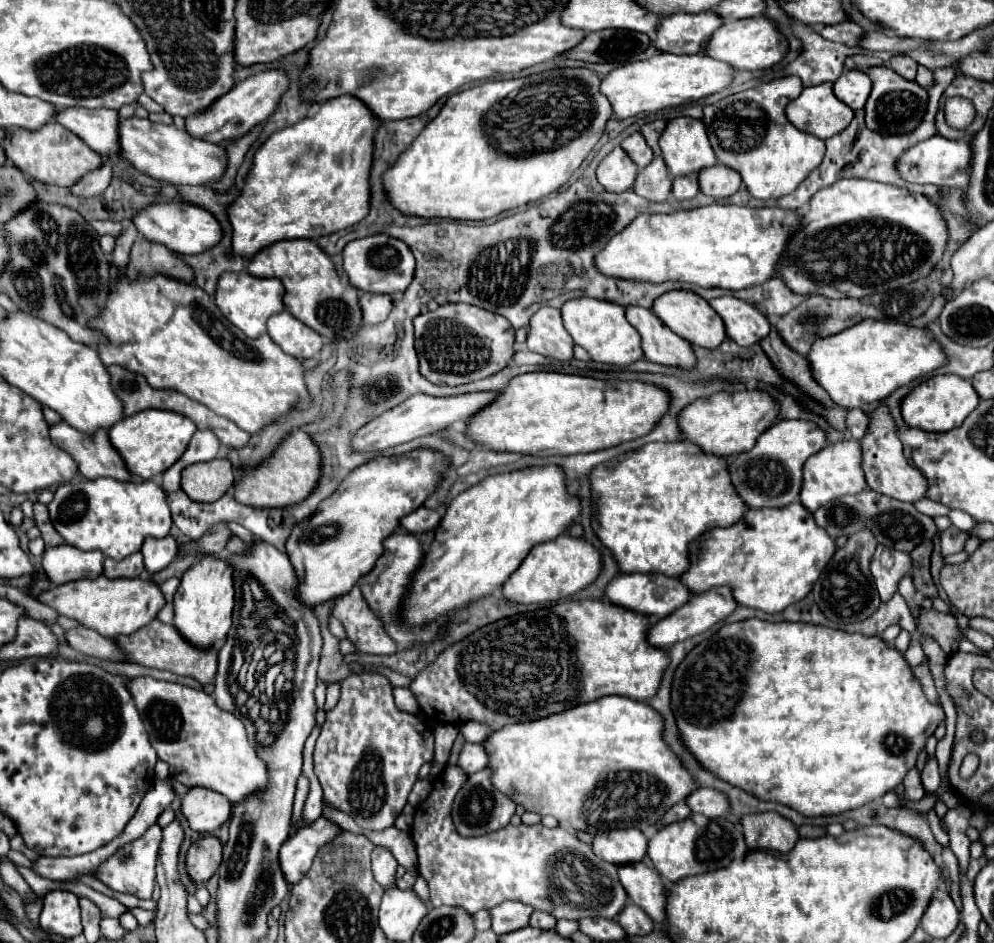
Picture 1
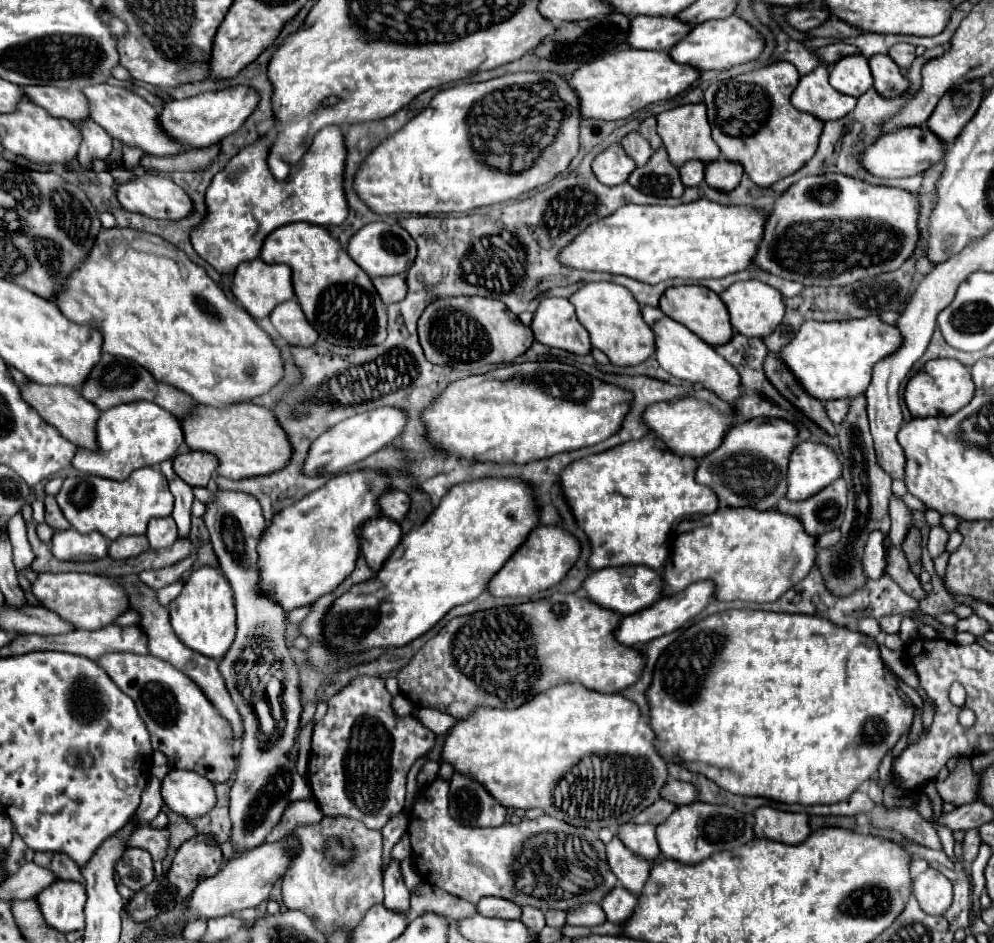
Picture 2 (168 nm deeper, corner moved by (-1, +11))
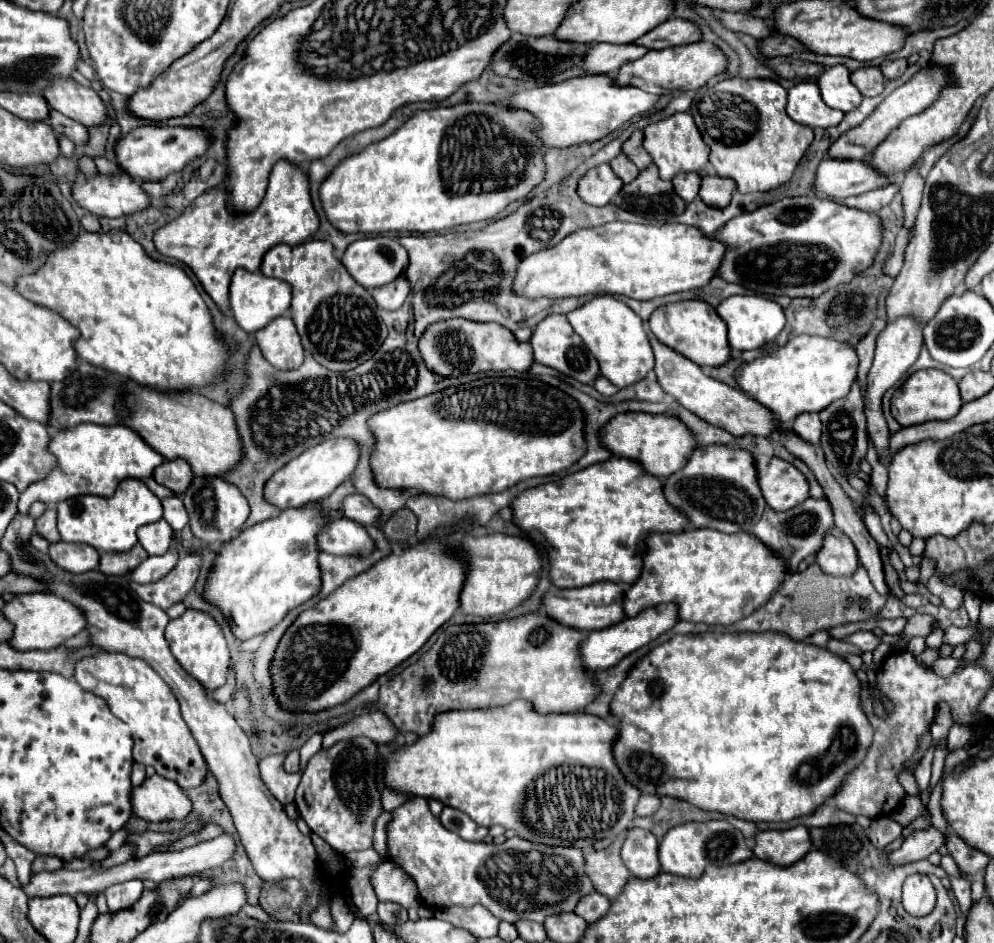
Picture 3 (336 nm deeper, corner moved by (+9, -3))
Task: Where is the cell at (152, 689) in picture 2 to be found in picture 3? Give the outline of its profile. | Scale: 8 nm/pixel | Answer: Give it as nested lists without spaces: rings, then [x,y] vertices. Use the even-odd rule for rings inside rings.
[[[104,650],[96,656],[80,658],[80,662],[74,664],[74,678],[84,690],[104,698],[112,714],[128,724],[134,738],[132,754],[136,762],[154,766],[160,776],[174,780],[182,790],[196,788],[204,782],[208,768],[190,728],[180,716],[178,700],[150,664],[122,652]]]

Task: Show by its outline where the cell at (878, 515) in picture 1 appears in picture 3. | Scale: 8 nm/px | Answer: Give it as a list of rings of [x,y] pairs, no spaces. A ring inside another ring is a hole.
[[[808,498],[808,500],[800,502],[796,508],[790,508],[786,512],[776,512],[766,506],[764,516],[752,528],[752,534],[758,536],[758,540],[762,544],[766,544],[772,552],[782,556],[786,560],[788,574],[794,574],[798,570],[798,564],[804,558],[814,556],[820,550],[822,538],[832,526],[834,526],[834,520],[832,520],[832,508],[830,508],[828,500],[826,498],[820,498],[820,500]]]

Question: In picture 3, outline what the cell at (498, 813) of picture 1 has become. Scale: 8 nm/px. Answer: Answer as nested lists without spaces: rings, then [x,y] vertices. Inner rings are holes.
[[[444,808],[440,822],[444,828],[456,832],[460,838],[468,840],[468,842],[482,842],[488,836],[488,828],[478,826],[472,818],[468,818],[464,812],[454,810],[454,808]]]

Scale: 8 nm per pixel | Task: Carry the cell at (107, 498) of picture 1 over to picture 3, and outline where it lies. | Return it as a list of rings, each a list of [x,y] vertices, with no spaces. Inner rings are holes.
[[[124,478],[116,492],[108,498],[78,496],[60,502],[58,506],[58,532],[66,542],[82,542],[94,546],[98,552],[126,552],[136,540],[136,530],[144,524],[162,518],[162,502],[138,478]]]

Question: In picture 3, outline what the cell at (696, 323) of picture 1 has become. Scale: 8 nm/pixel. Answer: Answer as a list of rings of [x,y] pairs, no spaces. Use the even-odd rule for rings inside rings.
[[[686,300],[676,304],[666,304],[658,308],[650,320],[650,332],[658,338],[658,342],[668,348],[684,354],[688,360],[698,366],[722,366],[732,358],[732,348],[728,344],[728,330],[724,320],[720,320],[718,312],[704,300]]]

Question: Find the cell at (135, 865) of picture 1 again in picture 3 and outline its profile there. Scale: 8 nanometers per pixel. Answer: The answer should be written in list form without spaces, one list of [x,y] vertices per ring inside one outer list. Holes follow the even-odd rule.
[[[130,880],[130,882],[110,886],[104,892],[108,900],[108,912],[120,912],[132,908],[136,900],[140,900],[142,892],[144,892],[144,884],[140,880]]]

